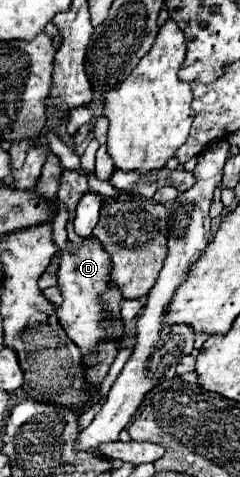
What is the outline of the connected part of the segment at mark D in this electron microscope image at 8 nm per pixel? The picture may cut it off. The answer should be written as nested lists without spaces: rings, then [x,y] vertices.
[[[84,237],[80,241],[66,241],[66,249],[58,251],[58,289],[62,293],[62,305],[56,309],[58,321],[66,335],[82,349],[92,351],[98,341],[104,341],[108,333],[104,333],[104,311],[98,303],[98,295],[106,289],[110,281],[110,257],[104,253],[100,241],[94,237]]]

